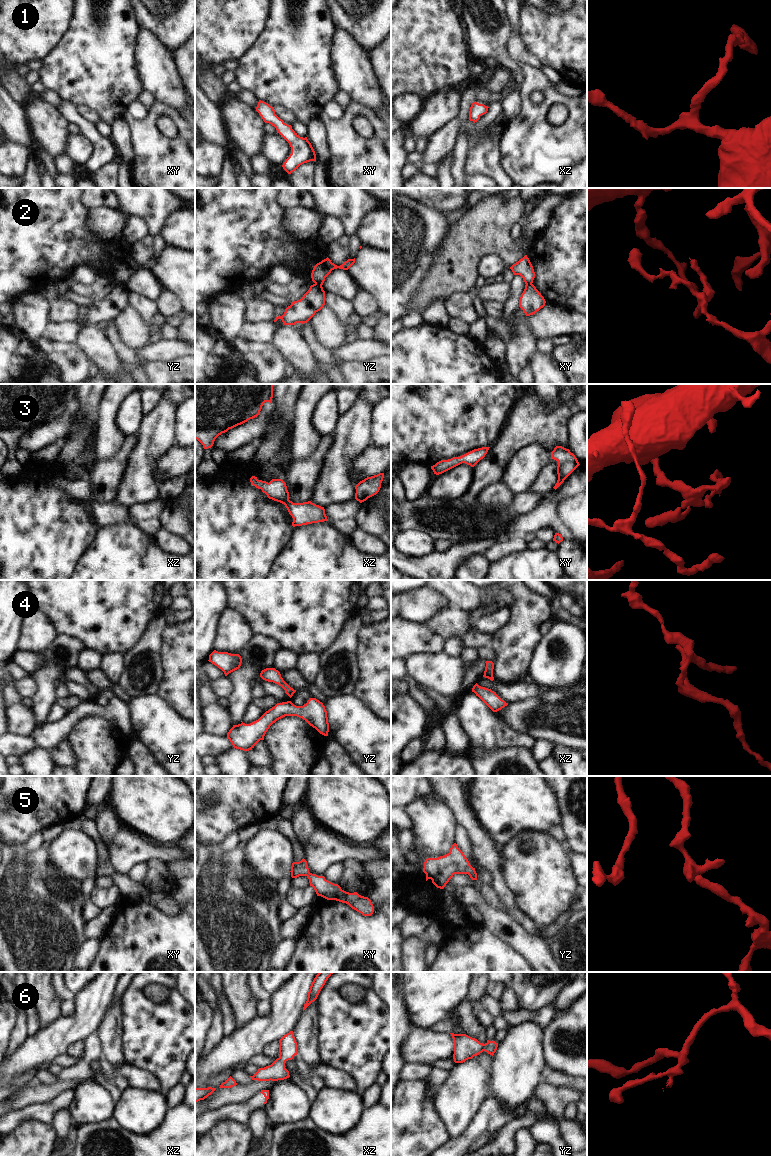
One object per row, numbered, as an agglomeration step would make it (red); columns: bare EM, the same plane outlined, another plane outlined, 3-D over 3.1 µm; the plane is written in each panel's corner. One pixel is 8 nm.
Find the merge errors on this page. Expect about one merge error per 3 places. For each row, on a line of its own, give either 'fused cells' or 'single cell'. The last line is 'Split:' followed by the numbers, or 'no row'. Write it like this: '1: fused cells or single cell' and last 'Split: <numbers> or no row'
1: single cell
2: fused cells
3: single cell
4: single cell
5: single cell
6: single cell
Split: 2

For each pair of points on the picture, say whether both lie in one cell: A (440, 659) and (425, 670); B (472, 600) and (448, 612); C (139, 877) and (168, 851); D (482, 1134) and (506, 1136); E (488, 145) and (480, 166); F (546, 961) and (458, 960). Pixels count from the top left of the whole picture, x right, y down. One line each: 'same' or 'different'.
A: same
B: different
C: different
D: different
E: same
F: different

